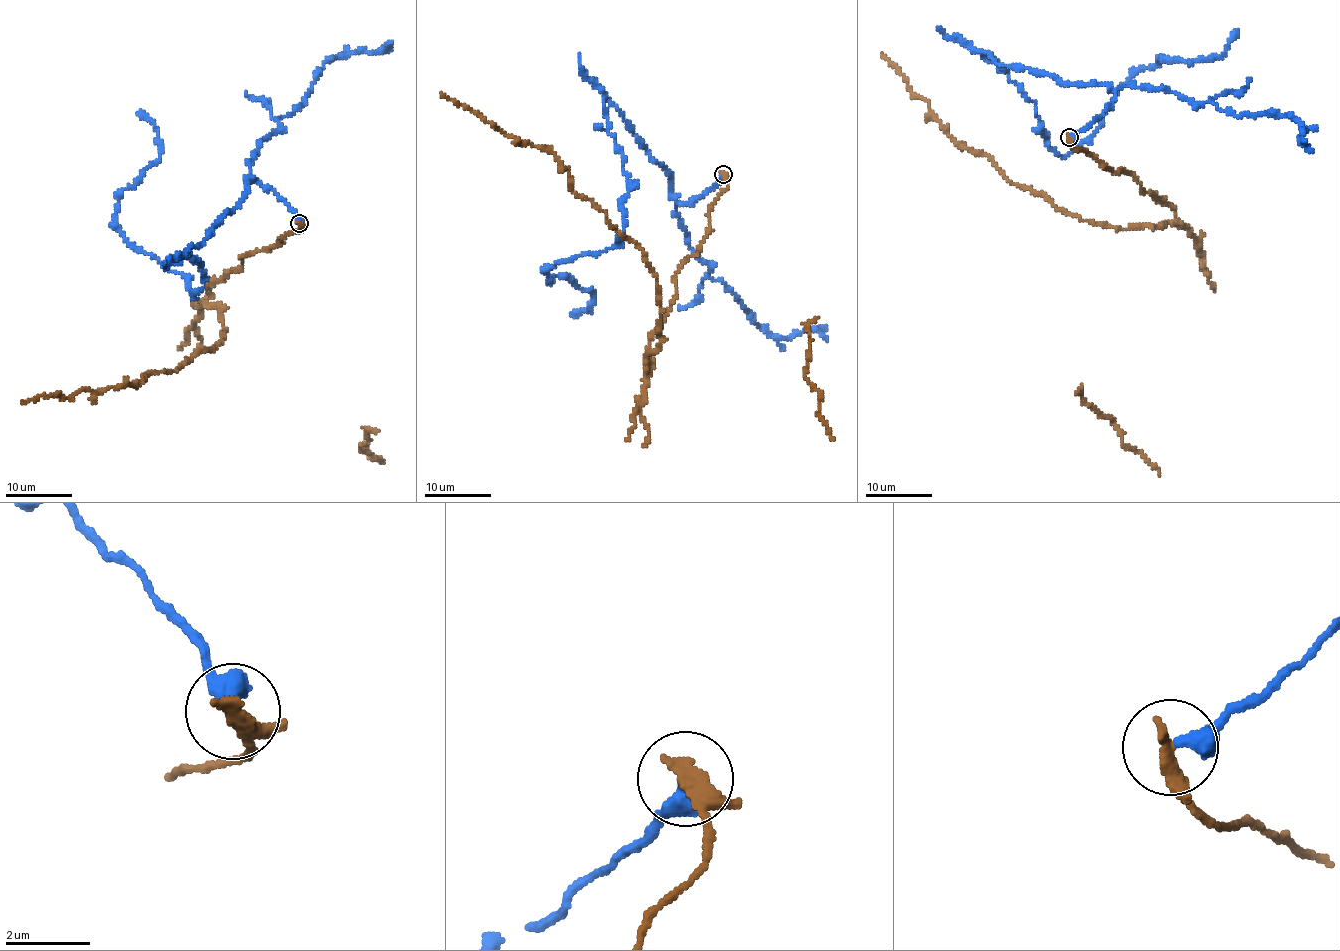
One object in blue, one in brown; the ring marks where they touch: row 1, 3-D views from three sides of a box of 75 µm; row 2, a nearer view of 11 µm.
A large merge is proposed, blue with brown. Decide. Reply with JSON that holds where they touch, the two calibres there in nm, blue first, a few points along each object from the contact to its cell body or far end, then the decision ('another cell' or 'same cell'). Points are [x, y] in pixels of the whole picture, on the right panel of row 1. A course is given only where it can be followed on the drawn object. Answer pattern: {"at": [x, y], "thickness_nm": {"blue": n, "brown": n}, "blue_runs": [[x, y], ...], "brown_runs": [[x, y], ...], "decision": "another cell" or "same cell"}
{"at": [1069, 137], "thickness_nm": {"blue": 460, "brown": 320}, "blue_runs": [[1070, 137], [1111, 106], [1107, 85], [982, 53], [1066, 155], [1129, 76], [1219, 56], [1238, 30]], "brown_runs": [[1069, 137], [1101, 166], [1130, 174], [1187, 227], [1114, 228], [1012, 184], [981, 152], [958, 145], [881, 52]], "decision": "another cell"}

